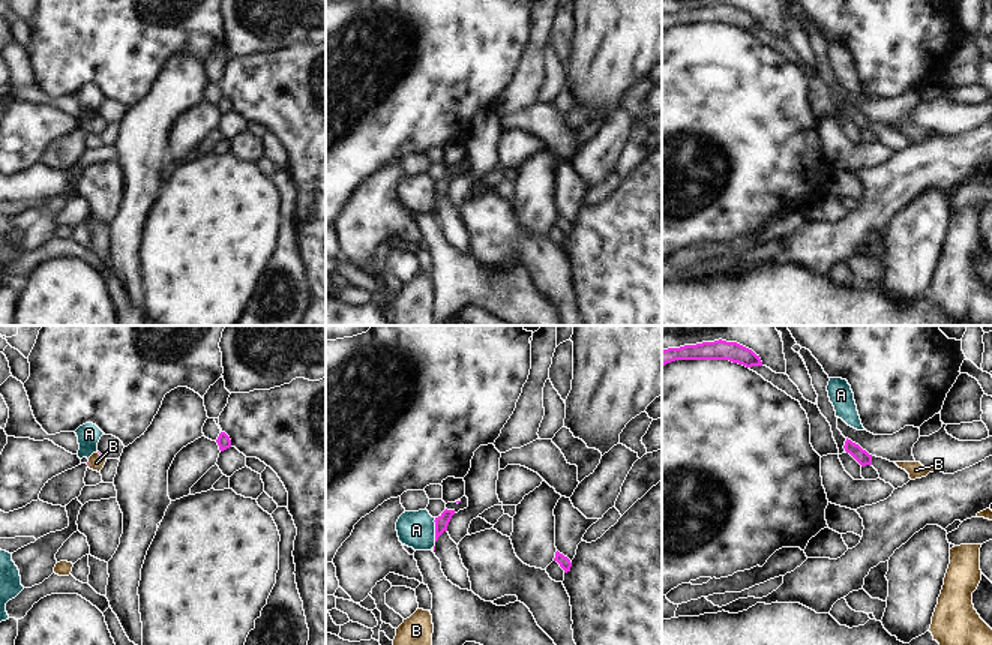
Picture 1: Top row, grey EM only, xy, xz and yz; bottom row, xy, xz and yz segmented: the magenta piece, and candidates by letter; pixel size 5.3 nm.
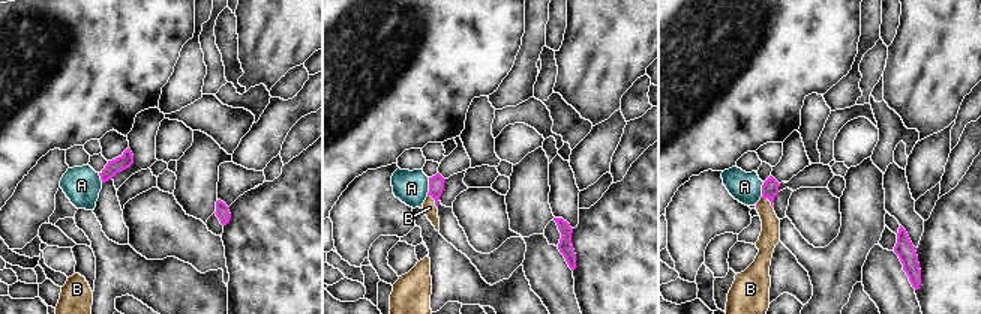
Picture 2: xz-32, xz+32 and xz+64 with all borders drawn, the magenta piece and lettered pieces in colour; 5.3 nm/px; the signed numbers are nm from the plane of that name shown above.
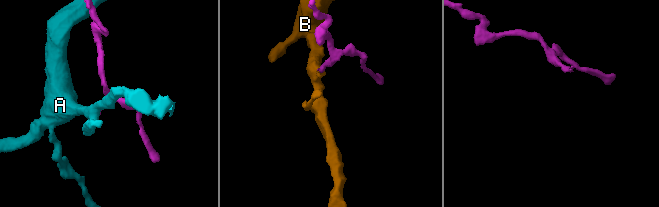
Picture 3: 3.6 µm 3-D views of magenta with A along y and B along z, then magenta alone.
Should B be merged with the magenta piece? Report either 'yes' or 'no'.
yes

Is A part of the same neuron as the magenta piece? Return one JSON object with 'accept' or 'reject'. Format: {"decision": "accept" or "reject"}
{"decision": "reject"}

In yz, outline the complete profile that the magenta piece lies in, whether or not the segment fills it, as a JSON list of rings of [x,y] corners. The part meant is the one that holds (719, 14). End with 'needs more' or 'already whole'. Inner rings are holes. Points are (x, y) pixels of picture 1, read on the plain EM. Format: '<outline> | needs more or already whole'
[[[722,3],[662,15],[662,30],[675,24],[729,24],[746,32],[762,30],[759,20],[752,14]]] | already whole

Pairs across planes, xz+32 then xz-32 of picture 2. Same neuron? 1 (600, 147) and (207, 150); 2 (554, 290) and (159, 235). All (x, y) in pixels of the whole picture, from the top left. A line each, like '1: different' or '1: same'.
1: different
2: same

